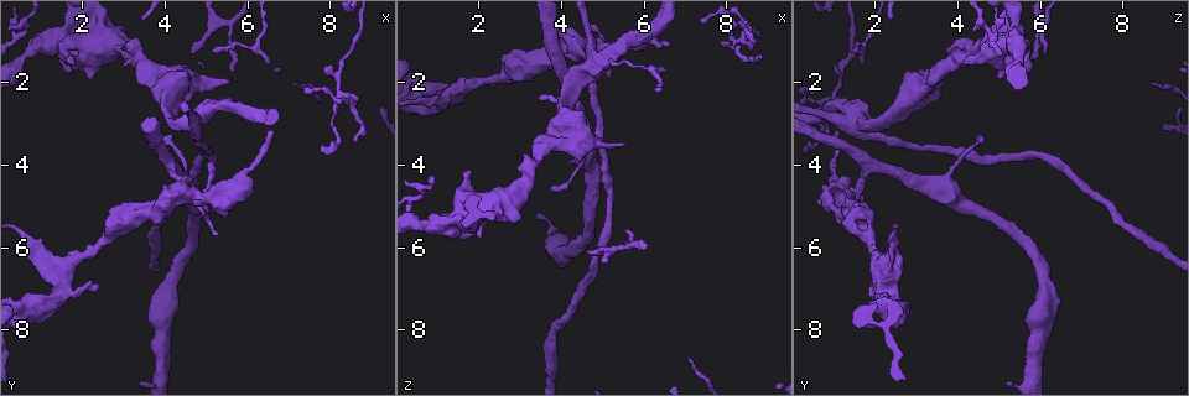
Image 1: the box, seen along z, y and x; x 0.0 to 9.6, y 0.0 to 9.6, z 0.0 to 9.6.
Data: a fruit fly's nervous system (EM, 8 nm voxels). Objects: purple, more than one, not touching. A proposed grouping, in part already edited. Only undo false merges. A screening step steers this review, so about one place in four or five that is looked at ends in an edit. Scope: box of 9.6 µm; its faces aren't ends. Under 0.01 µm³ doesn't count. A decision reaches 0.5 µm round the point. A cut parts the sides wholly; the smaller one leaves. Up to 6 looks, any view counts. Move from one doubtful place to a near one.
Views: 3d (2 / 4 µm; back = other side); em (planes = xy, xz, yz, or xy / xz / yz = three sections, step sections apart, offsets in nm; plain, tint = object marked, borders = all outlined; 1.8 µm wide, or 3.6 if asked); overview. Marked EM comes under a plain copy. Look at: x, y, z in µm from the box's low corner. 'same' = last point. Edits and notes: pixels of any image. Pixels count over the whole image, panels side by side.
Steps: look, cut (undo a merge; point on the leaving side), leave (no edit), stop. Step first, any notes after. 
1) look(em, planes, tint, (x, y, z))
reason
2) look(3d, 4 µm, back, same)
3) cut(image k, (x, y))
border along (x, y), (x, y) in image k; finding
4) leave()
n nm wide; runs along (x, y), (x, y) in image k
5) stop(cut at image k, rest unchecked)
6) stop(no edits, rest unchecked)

look(em, 3.6 µm, planes, tint, (4.10, 1.85, 3.50))
three-way junction

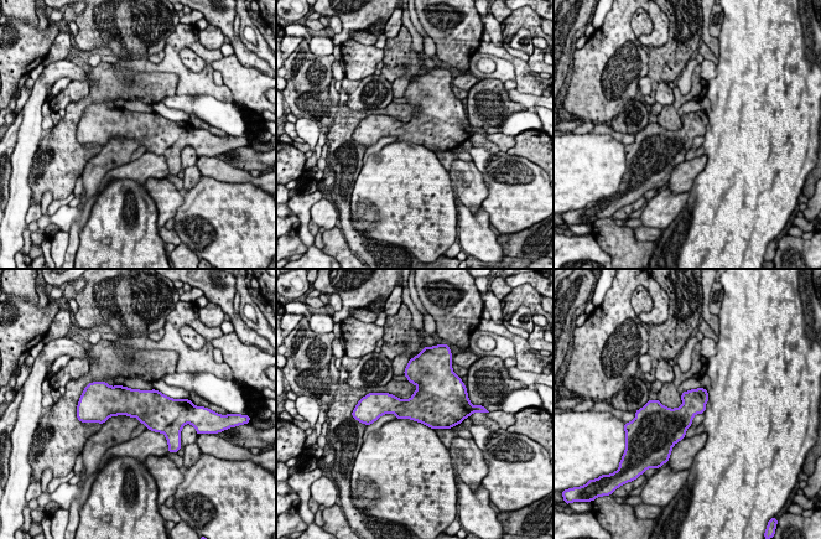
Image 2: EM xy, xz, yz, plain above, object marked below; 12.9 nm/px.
leave()
320 nm wide; one cell here

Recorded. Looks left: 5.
look(3d, 2 µm, (4.55, 3.00, 1.65))
looks like a crossing

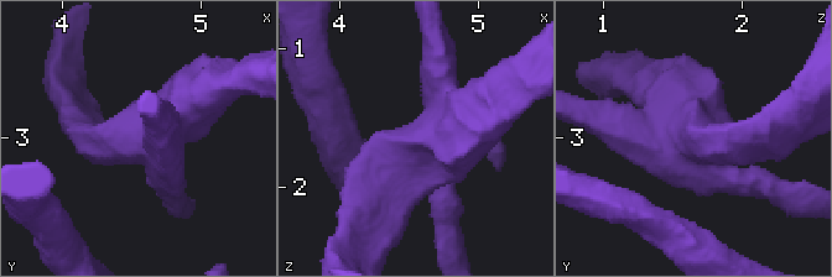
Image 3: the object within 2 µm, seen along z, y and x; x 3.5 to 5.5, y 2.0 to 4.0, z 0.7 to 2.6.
look(em, planes, tint, (4.60, 3.02, 1.72))

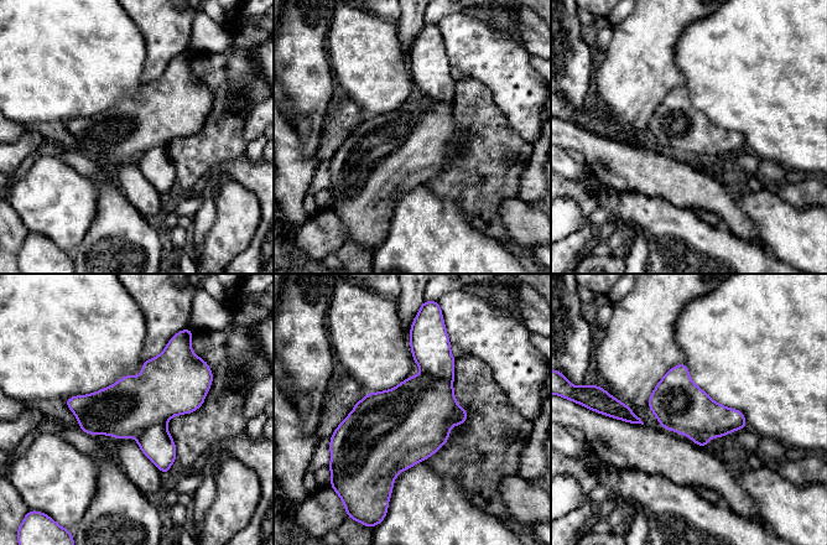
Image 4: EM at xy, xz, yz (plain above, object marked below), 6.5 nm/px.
cut(image 4, (156, 444))
340 nm wide; border along (165, 422), (150, 425), (135, 436) in image 4; two cells meet here

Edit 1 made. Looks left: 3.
look(3d, 4 µm, (2.05, 1.10, 4.95))
calibre changes

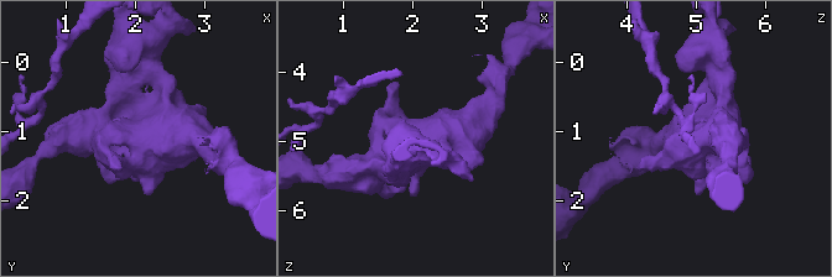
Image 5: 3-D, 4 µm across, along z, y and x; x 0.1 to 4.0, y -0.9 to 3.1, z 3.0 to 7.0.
look(em, 3.6 µm, xy, step 4, tint, same)
now the EM

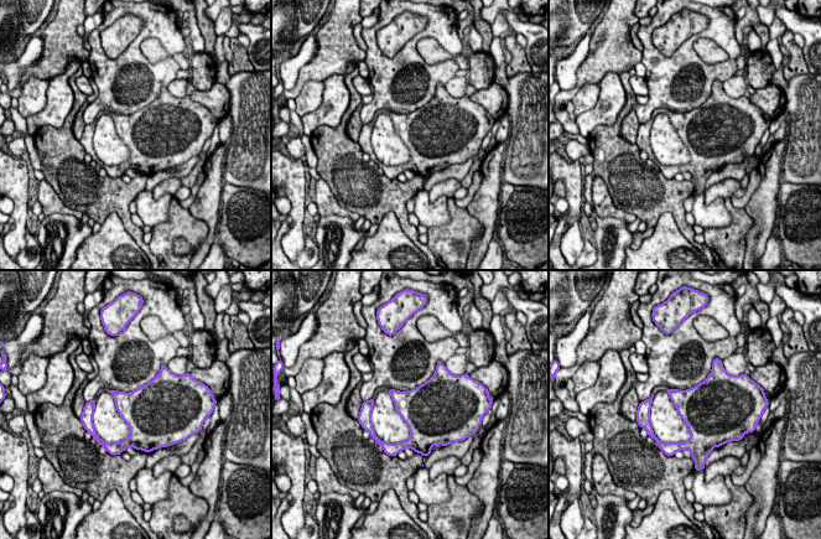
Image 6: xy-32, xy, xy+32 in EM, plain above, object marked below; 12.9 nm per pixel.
look(em, 3.6 µm, planes, borders, same)
another direction

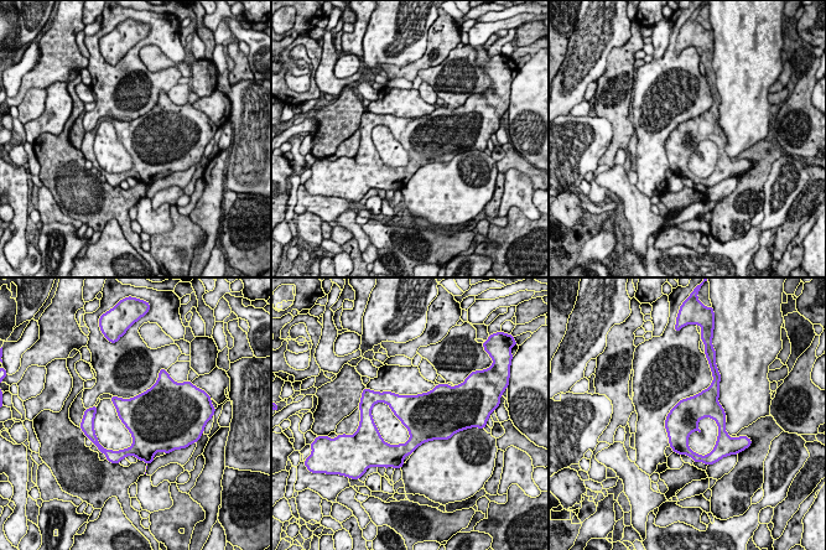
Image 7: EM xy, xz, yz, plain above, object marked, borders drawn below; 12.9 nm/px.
leave()
continuous, no second cell

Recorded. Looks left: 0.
stop(cut at image 4, rest unchecked)

